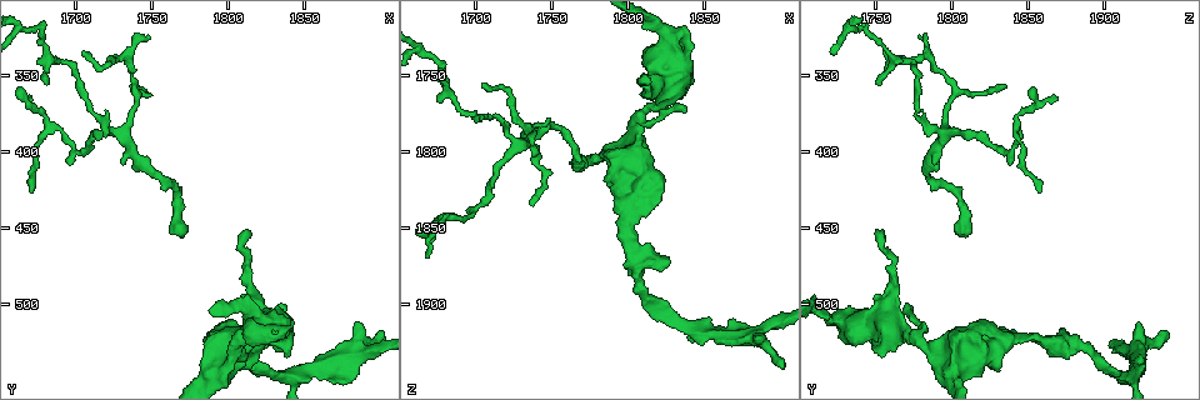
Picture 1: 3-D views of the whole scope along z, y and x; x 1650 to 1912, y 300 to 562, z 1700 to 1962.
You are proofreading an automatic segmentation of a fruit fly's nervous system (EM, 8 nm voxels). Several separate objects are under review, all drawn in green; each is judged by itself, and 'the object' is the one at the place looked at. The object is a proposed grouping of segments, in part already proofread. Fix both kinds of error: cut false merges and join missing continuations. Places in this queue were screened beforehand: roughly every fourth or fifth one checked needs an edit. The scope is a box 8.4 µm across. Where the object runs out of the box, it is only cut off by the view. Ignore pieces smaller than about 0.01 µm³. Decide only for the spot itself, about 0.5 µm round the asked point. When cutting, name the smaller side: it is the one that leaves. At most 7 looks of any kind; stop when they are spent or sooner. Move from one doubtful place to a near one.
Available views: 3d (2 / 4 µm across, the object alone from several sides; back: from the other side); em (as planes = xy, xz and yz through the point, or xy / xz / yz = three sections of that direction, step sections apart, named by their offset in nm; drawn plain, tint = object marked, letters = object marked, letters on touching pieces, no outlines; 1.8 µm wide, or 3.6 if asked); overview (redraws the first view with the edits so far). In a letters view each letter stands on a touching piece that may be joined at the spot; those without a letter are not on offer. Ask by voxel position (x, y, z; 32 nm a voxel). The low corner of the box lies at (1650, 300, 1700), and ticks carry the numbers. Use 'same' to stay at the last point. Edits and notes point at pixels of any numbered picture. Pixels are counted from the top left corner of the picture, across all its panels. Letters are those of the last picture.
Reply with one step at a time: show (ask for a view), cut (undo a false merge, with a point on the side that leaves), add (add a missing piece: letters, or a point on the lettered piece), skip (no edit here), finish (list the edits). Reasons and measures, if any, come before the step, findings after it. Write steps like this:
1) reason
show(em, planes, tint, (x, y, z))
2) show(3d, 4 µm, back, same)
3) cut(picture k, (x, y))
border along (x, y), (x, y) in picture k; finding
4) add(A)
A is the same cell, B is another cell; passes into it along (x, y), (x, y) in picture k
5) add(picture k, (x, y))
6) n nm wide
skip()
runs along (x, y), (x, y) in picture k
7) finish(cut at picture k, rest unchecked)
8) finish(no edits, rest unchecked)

sudden change in width
show(3d, 4 µm, (1800, 536, 1806))

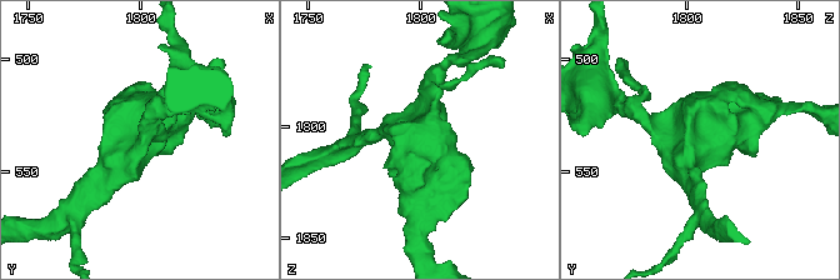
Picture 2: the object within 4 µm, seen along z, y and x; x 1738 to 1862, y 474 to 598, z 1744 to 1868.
show(em, yz, step 8, tint, (1797, 538, 1804))

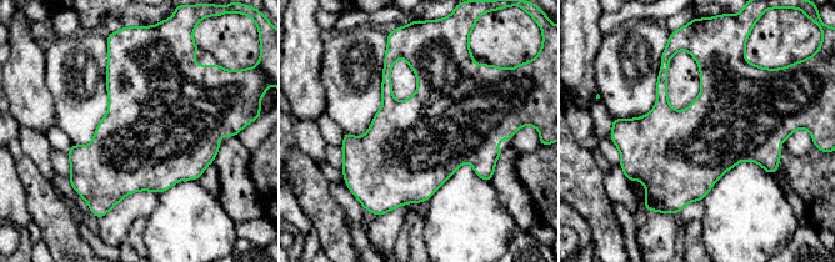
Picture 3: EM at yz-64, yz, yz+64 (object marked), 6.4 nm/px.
another direction
show(em, planes, letters, same)

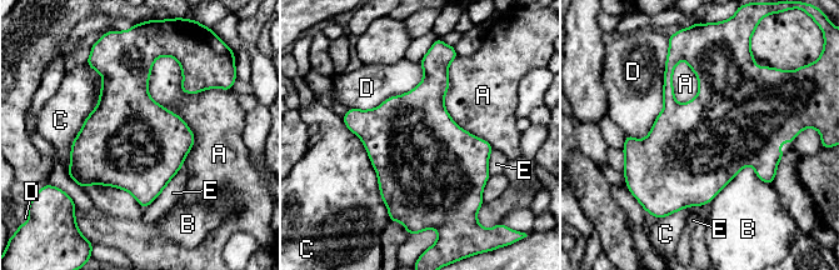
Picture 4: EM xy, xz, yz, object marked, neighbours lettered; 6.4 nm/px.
skip()
A, B, C, D and E are other cells; border along (160, 55), (181, 168) in picture 4; all the same cell

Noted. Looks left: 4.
arms run side by side
show(3d, 2 µm, back, (1826, 512, 1764))

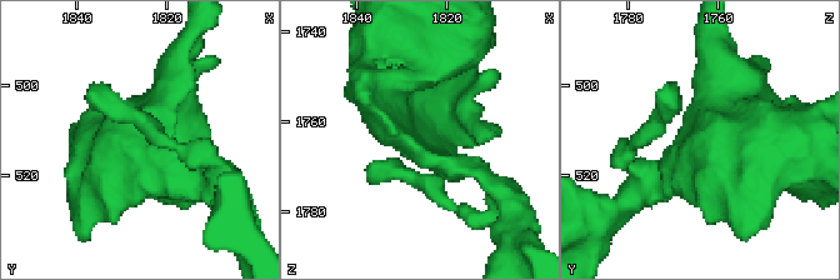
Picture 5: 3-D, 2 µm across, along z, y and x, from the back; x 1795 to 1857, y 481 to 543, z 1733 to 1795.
show(em, planes, letters, (1828, 512, 1764))

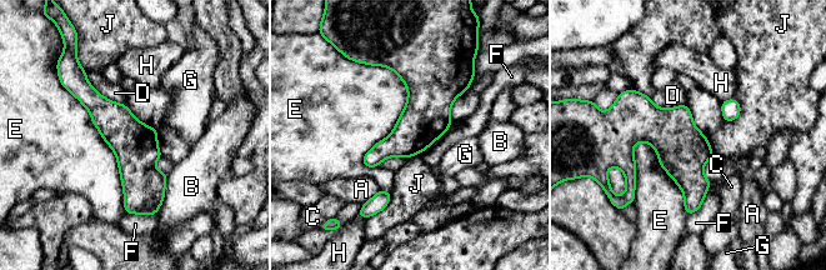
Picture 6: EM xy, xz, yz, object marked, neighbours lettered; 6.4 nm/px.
skip()
A, B, C, D, E, F, G, H and J are other cells; border along (636, 141), (654, 149), (687, 214) in picture 6; all the same cell

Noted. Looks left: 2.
sudden change in width
show(em, yz, step 4, tint, (1728, 386, 1796))

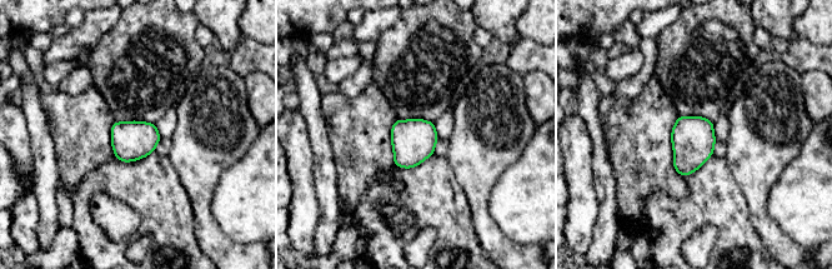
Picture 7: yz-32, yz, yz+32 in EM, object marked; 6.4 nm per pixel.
see the neighbours
show(em, yz, step 4, letters, same)

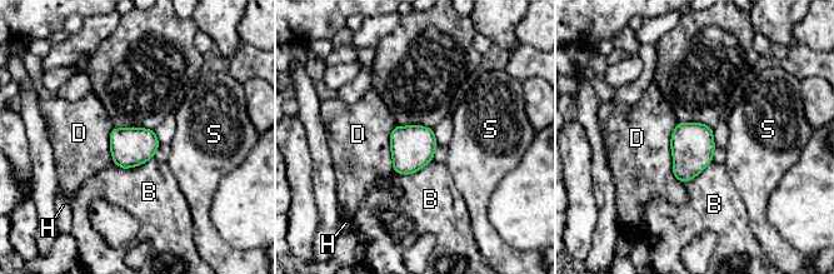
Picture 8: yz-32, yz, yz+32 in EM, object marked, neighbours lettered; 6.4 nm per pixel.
260 nm wide
skip()
B, D, H and S are other cells; border along (153, 157), (126, 168), (113, 162) in picture 8; continuous, no second cell

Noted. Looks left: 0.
finish(no edits, rest unchecked)

